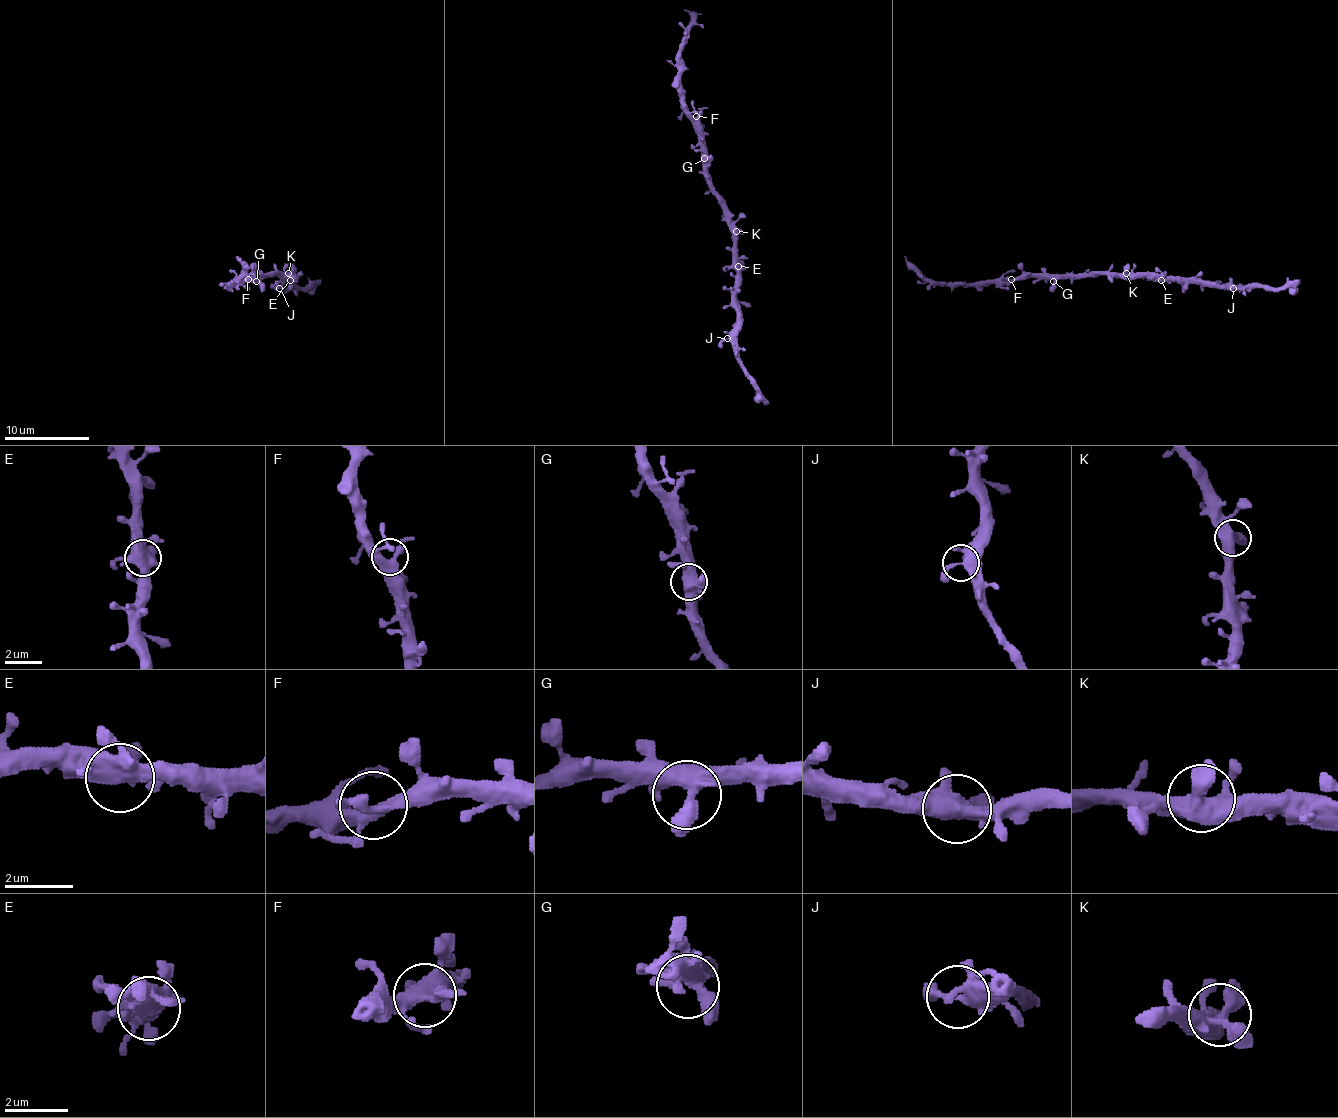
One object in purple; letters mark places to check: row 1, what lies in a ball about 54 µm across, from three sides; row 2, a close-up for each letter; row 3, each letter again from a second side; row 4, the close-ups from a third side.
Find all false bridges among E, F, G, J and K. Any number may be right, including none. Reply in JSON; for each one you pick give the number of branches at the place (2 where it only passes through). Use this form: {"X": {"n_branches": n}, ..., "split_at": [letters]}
{"split_at": []}

